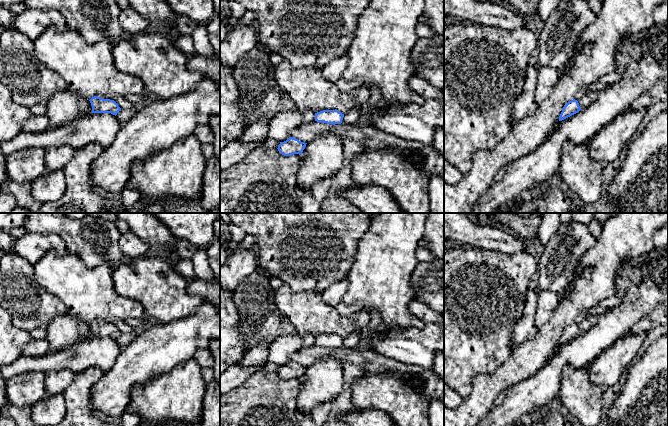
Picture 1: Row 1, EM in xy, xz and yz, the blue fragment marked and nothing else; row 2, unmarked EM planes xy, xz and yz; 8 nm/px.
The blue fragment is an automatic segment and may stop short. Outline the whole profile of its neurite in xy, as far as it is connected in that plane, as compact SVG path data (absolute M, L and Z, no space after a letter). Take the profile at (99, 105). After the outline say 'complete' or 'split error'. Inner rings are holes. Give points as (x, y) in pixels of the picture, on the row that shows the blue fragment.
M94 96L89 101L92 106L92 113L111 113L116 116L121 110L114 100Z; complete

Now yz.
M573 99L569 101L564 107L563 110L559 116L559 121L562 121L576 113L578 113L581 110L579 103L577 100Z; complete

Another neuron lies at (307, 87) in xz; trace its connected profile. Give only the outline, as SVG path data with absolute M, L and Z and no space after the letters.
M284 59L275 67L274 79L300 112L338 110L346 114L357 105L364 105L370 97L369 88L366 86L343 92L324 77L322 69L295 69Z

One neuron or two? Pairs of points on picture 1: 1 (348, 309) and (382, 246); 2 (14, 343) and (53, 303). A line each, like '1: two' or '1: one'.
1: two
2: two

